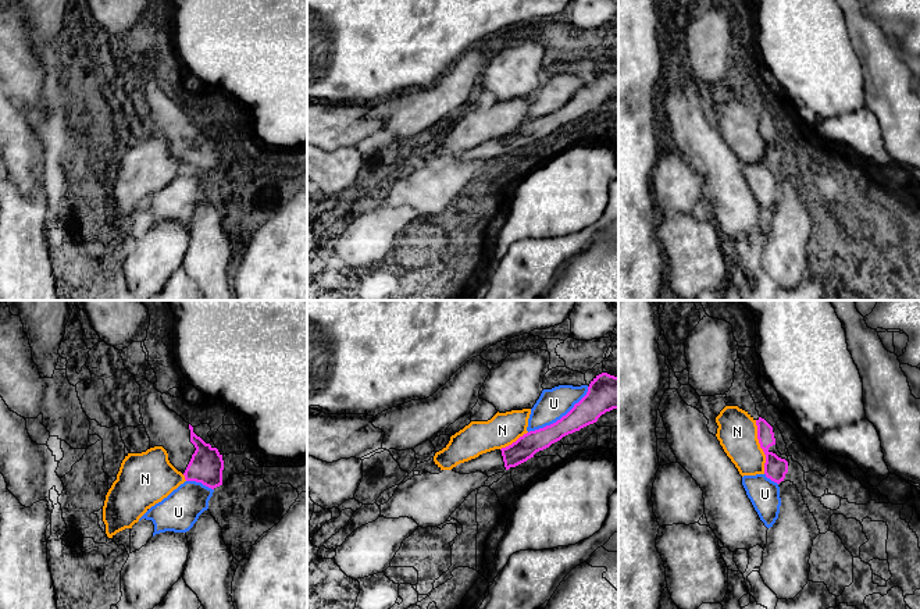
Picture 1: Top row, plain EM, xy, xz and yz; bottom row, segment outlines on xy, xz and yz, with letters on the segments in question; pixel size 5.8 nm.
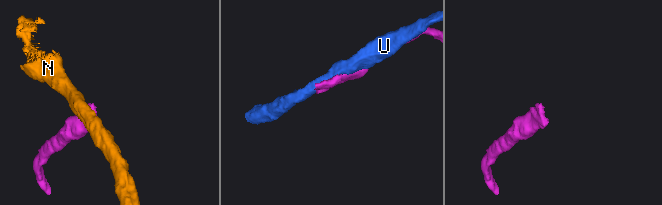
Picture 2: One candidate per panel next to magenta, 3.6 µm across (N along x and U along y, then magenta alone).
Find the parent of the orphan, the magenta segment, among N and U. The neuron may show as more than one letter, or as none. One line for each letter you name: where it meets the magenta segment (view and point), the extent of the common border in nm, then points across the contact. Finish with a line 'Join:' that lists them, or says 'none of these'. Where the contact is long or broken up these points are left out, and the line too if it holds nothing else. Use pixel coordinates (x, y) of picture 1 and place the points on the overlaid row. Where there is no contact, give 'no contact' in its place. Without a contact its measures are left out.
Join: none of these

